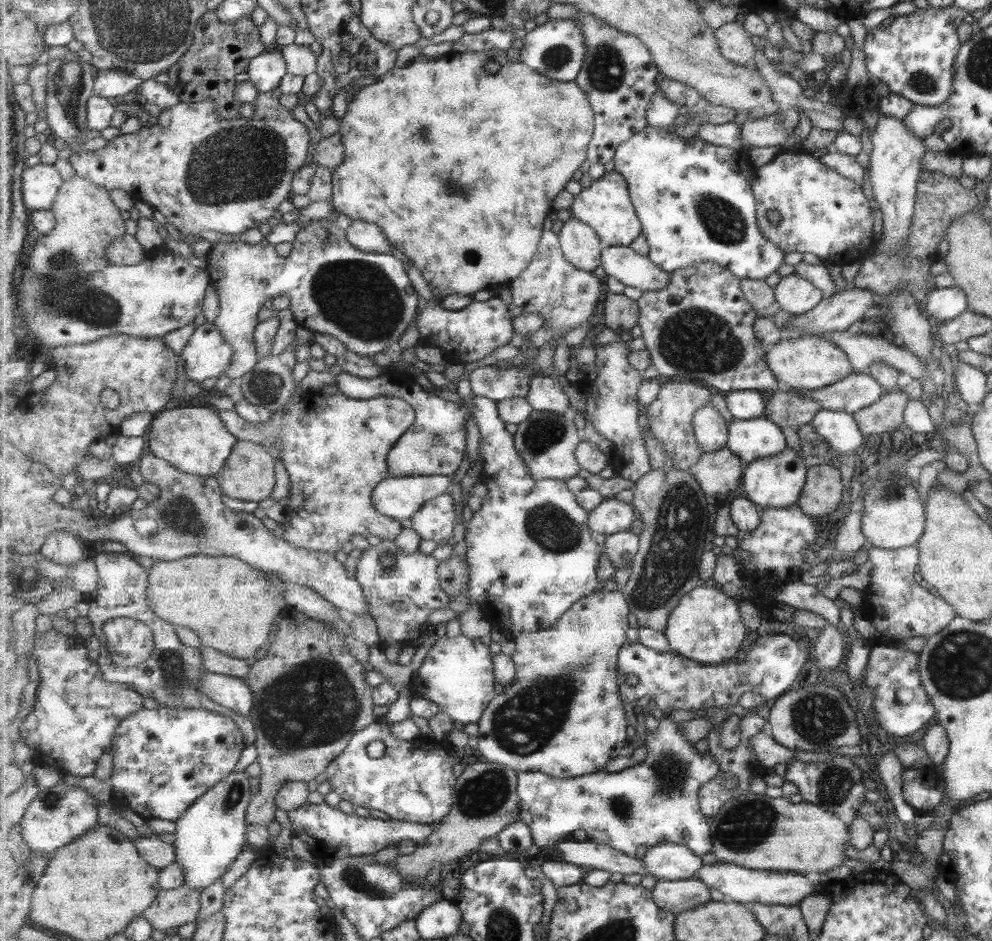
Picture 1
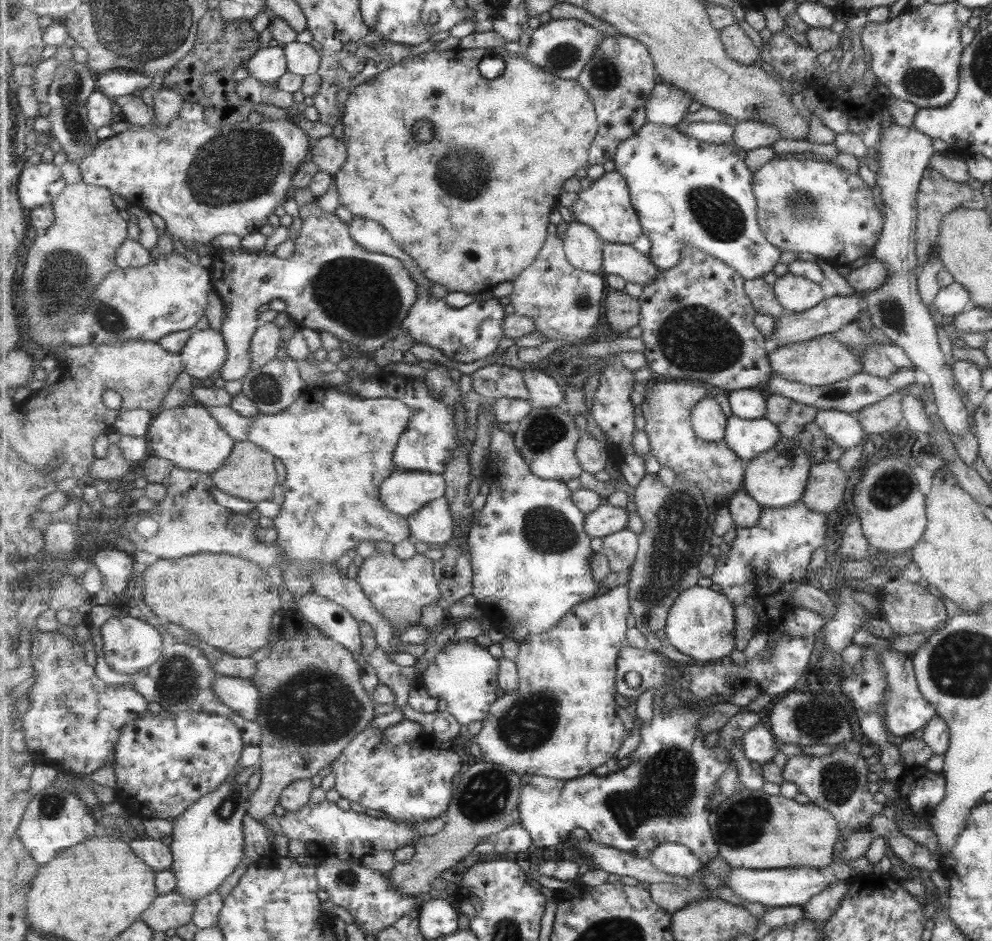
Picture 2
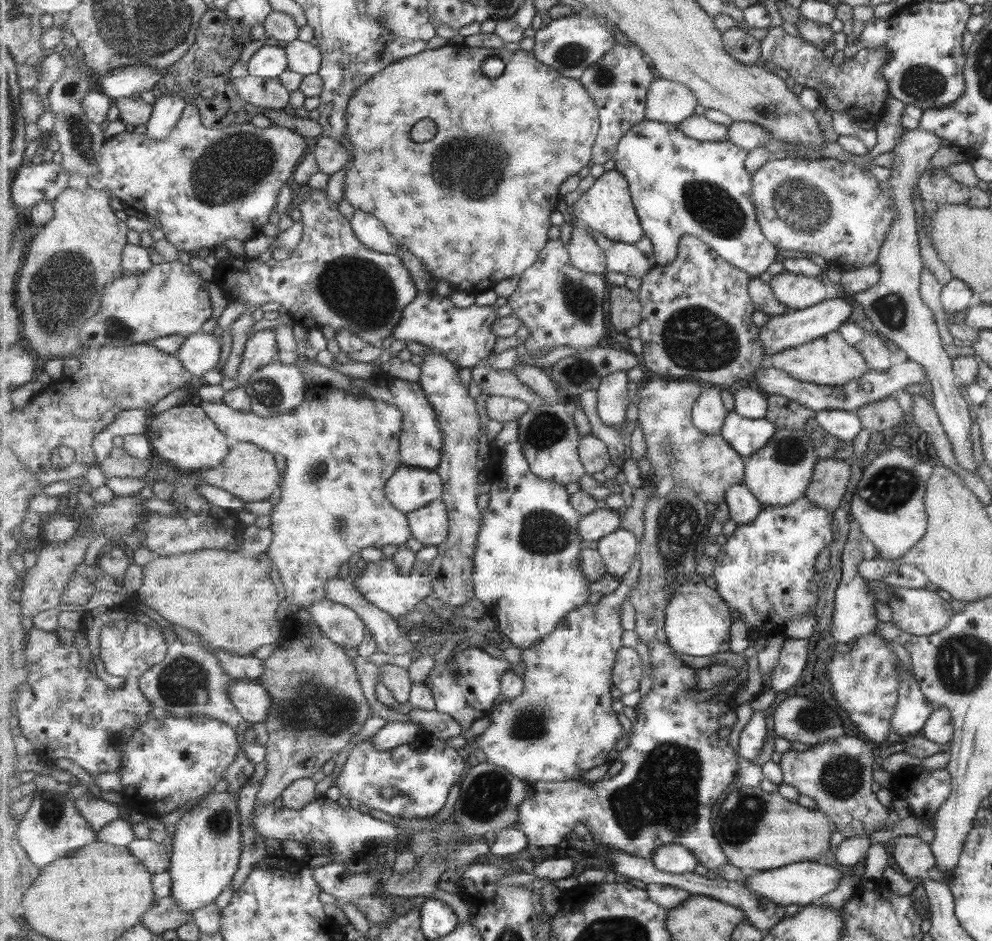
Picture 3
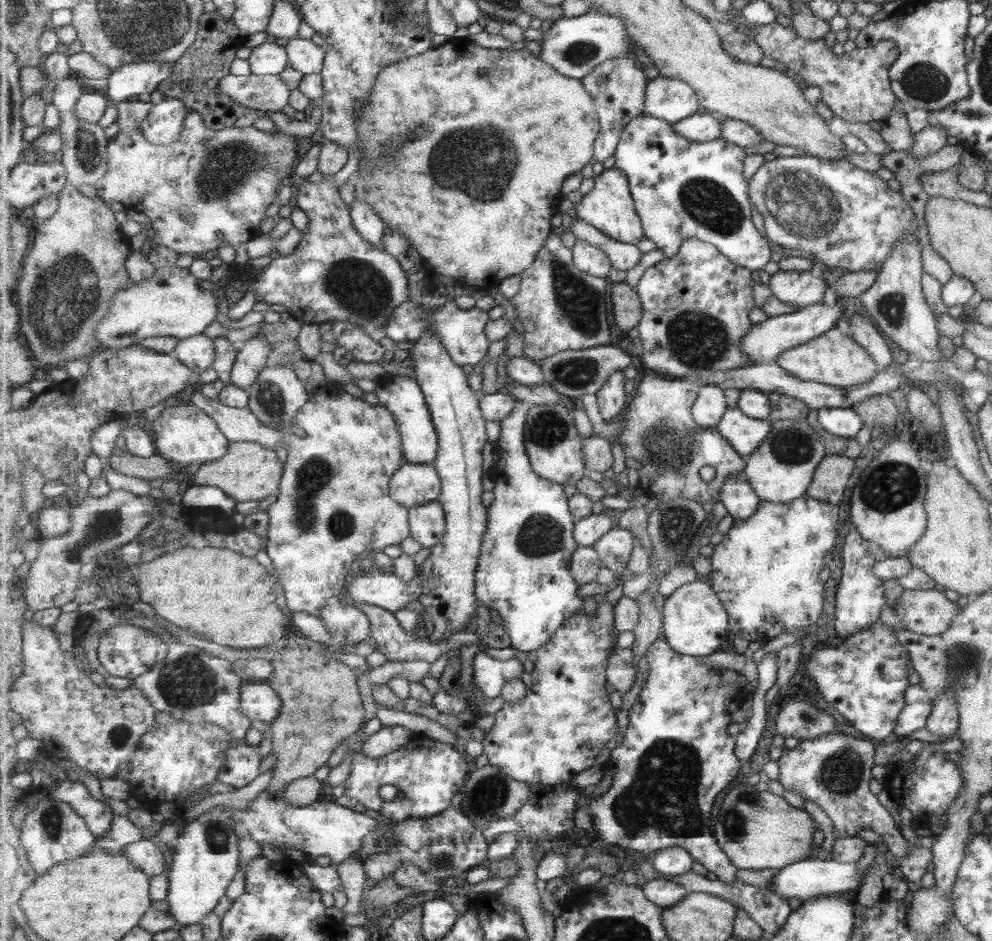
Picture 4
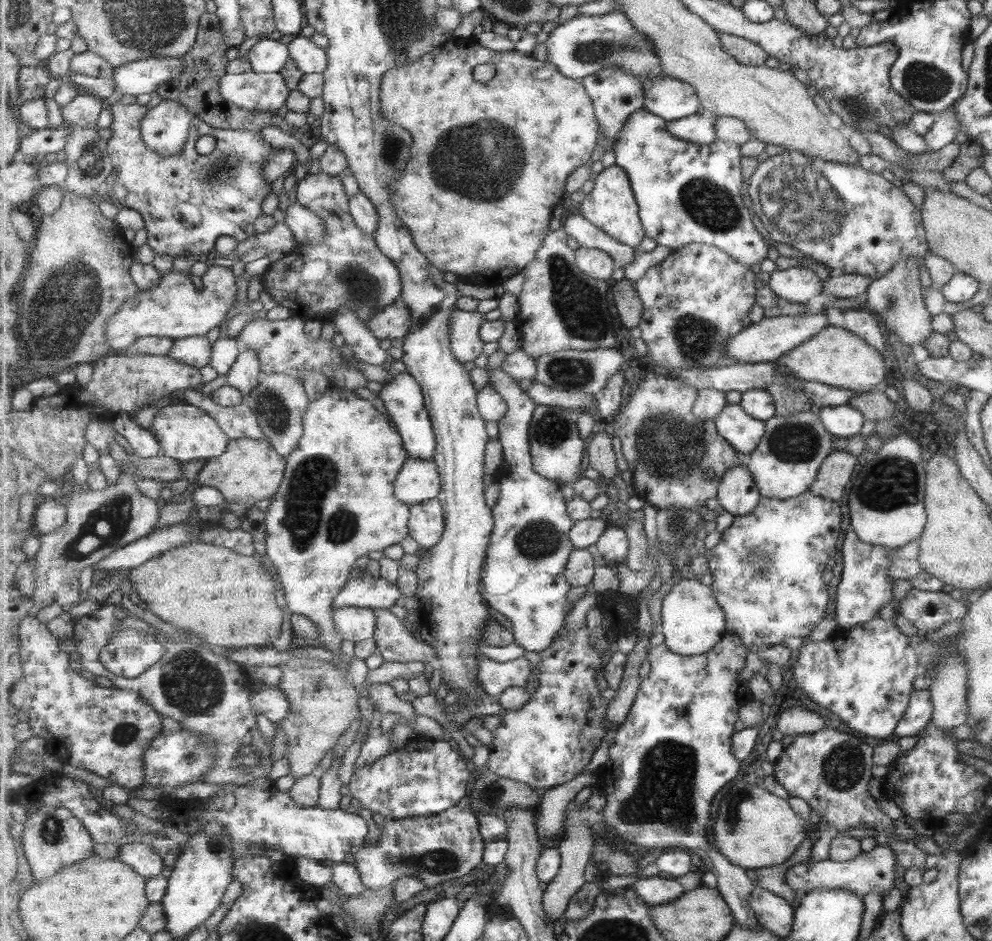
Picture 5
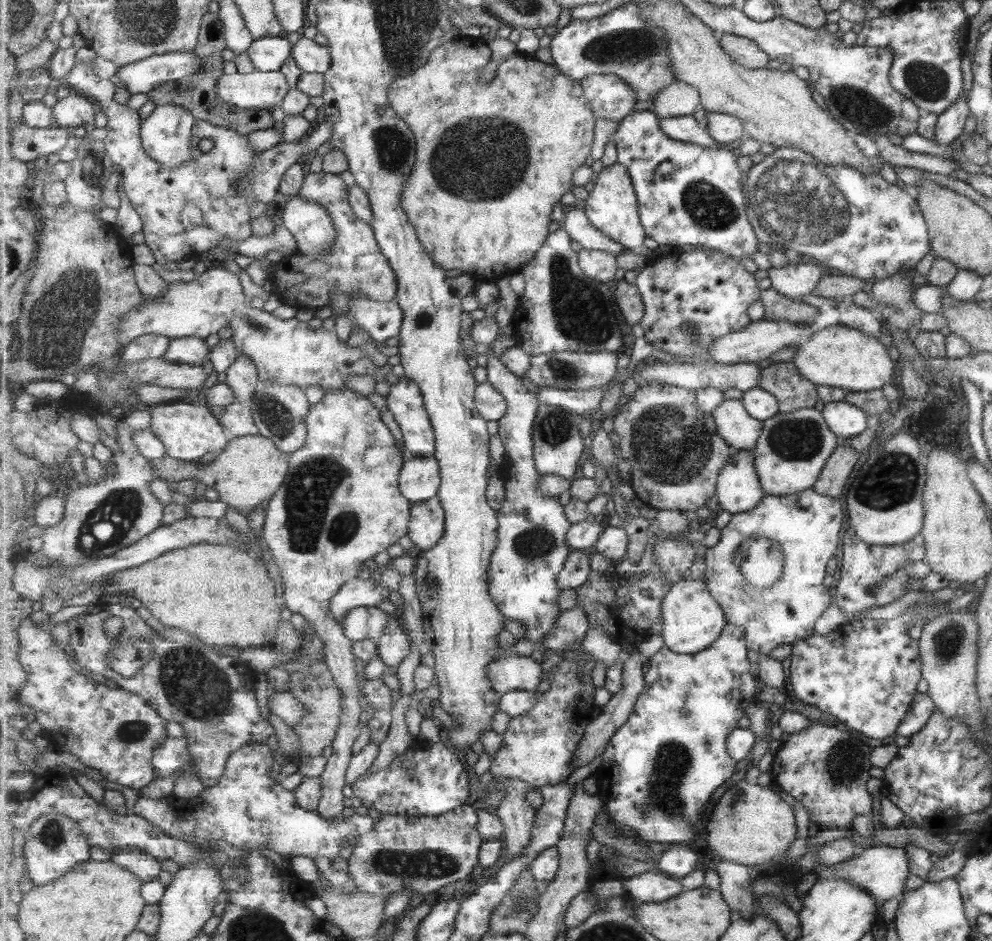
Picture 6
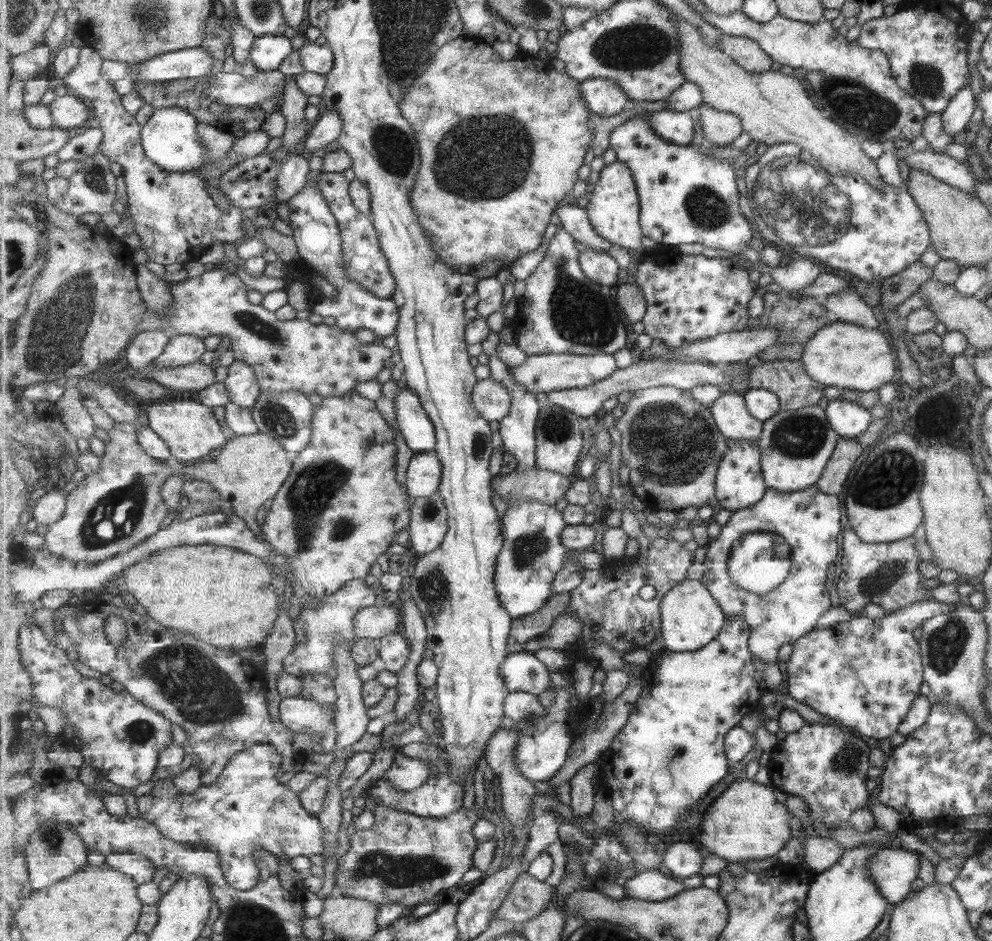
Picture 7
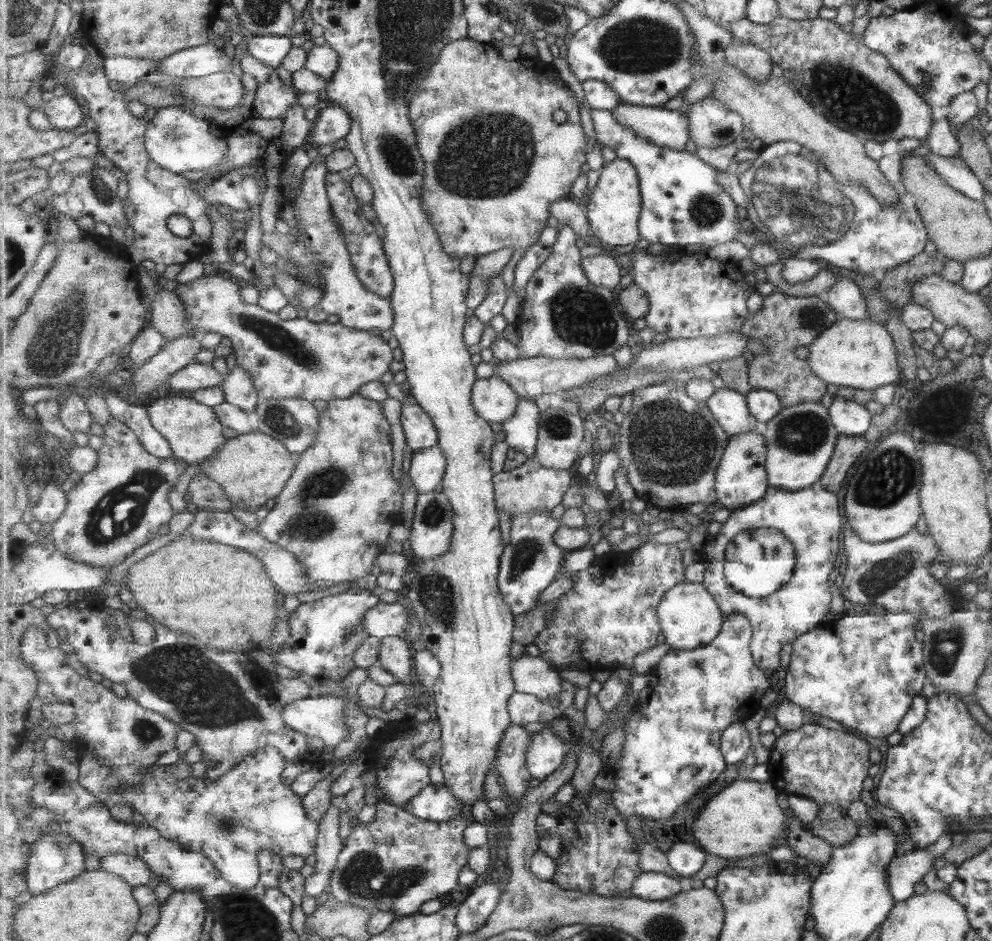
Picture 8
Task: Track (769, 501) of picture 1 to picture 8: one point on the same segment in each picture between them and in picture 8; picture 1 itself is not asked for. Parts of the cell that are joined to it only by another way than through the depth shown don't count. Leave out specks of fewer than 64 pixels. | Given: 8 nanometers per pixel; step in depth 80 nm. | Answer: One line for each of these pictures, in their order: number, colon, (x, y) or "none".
2: (777, 478)
3: (779, 474)
4: (781, 470)
5: (785, 464)
6: (794, 446)
7: (796, 445)
8: (801, 439)

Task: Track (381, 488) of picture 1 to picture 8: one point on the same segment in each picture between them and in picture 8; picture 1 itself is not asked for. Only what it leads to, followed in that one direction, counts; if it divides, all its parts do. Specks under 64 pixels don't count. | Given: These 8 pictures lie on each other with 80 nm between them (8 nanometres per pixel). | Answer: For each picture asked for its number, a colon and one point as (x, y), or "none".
2: (404, 492)
3: (410, 488)
4: (413, 484)
5: (420, 480)
6: (421, 478)
7: (424, 476)
8: (429, 466)

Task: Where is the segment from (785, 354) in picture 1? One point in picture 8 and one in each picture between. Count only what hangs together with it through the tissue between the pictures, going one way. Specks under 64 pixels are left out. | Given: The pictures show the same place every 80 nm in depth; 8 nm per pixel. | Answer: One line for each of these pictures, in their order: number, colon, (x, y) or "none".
2: (823, 360)
3: (829, 361)
4: (833, 359)
5: (836, 357)
6: (837, 356)
7: (842, 355)
8: (859, 354)

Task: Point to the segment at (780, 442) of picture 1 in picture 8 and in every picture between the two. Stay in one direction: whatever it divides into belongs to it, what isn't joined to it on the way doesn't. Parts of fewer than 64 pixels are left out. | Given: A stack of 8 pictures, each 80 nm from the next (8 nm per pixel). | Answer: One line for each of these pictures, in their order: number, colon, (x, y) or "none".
2: (748, 438)
3: (746, 436)
4: (746, 434)
5: (744, 432)
6: (735, 425)
7: (731, 413)
8: (731, 409)

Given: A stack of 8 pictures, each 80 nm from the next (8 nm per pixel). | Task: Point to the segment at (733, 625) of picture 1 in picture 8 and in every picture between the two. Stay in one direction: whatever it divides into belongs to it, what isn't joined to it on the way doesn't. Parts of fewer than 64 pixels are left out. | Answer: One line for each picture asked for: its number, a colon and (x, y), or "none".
2: (701, 625)
3: (698, 623)
4: (696, 623)
5: (693, 622)
6: (692, 619)
7: (691, 617)
8: (691, 618)

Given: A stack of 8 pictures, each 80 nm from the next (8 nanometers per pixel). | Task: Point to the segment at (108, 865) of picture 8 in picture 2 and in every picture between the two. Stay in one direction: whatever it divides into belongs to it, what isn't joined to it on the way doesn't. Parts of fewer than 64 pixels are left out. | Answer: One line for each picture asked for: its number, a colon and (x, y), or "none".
2: (159, 856)
3: (153, 855)
4: (148, 855)
5: (142, 857)
6: (147, 867)
7: (141, 869)

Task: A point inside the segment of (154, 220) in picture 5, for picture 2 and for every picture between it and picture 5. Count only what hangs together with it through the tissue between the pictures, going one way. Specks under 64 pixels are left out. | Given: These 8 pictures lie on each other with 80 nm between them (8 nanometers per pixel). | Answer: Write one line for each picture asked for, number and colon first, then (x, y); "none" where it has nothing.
2: (203, 181)
3: (203, 186)
4: (209, 187)

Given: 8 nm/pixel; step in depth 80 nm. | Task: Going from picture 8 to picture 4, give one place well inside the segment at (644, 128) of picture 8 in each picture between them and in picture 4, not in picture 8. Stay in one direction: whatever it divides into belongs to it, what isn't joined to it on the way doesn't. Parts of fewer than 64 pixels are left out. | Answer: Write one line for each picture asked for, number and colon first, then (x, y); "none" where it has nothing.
4: (702, 127)
5: (699, 128)
6: (688, 129)
7: (676, 127)

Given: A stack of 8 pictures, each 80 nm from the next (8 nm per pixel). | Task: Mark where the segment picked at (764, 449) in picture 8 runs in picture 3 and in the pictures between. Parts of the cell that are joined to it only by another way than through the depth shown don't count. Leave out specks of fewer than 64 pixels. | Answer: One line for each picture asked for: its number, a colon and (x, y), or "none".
3: (744, 506)
4: (741, 500)
5: (739, 494)
6: (740, 489)
7: (740, 483)

